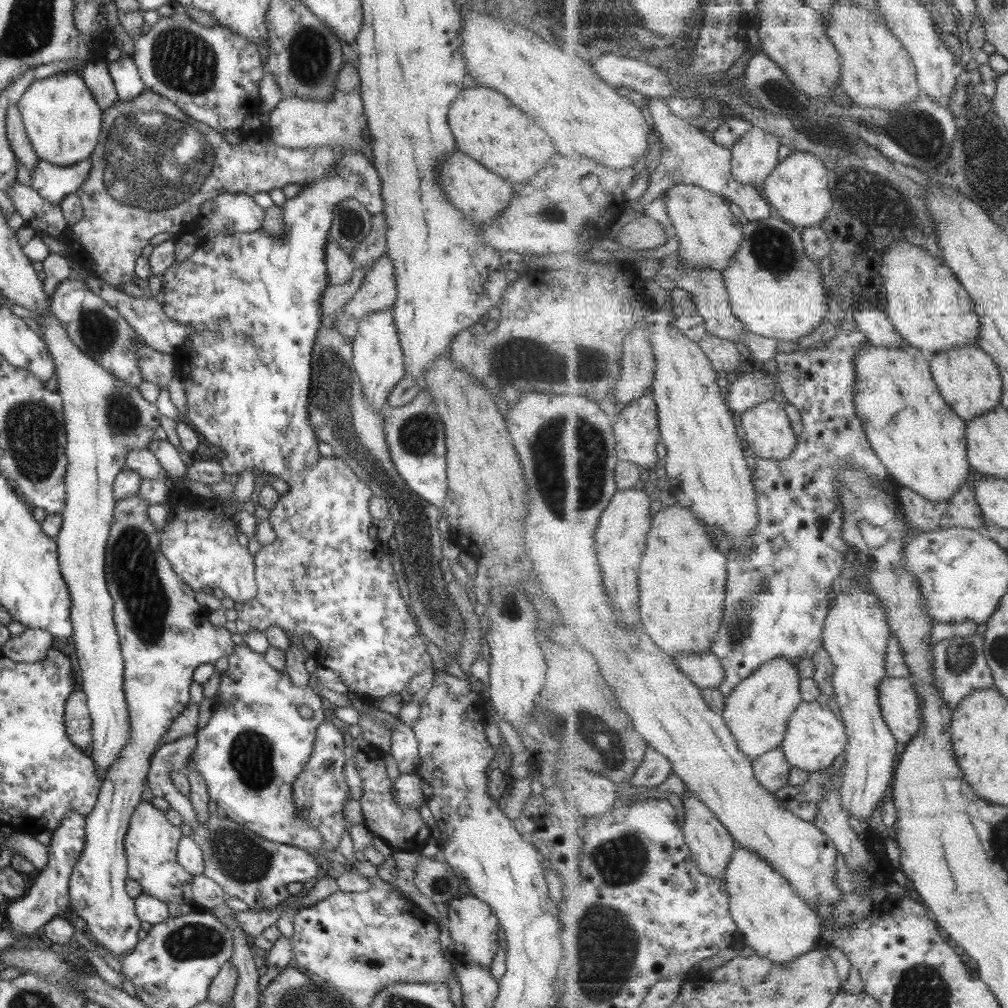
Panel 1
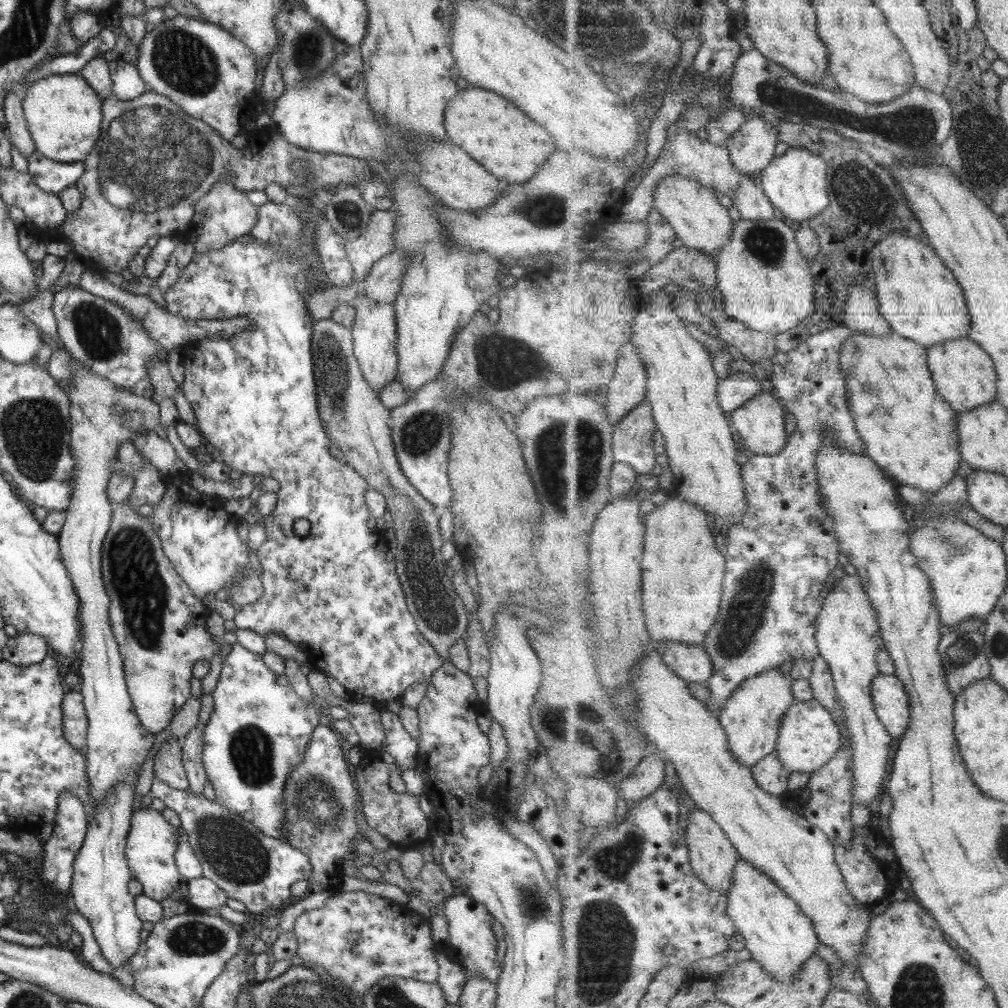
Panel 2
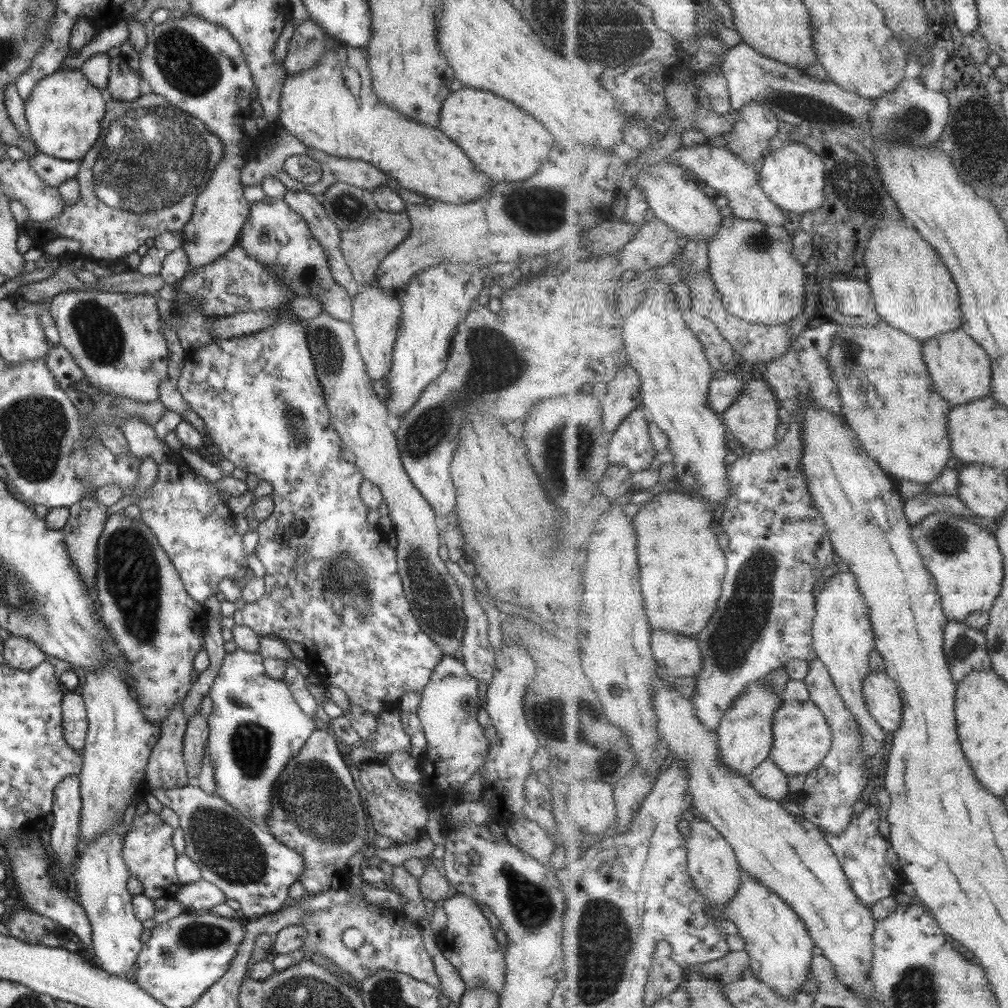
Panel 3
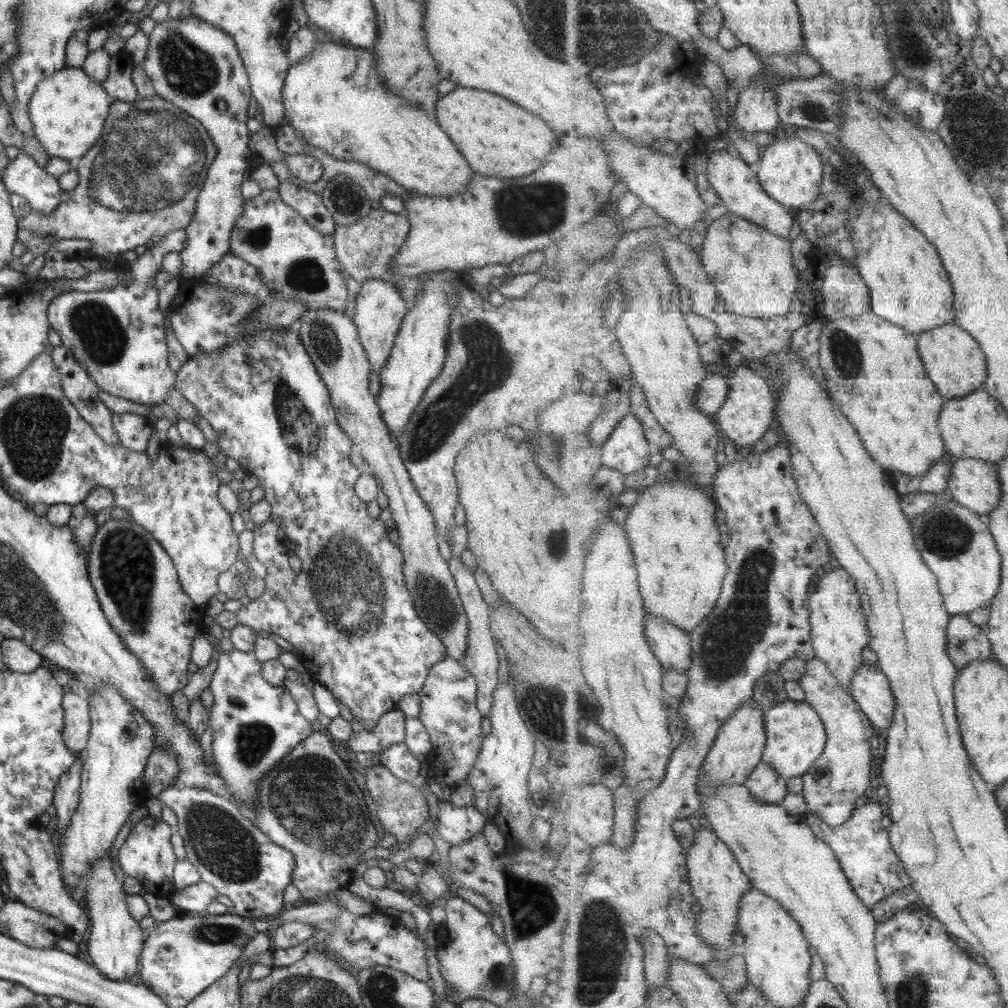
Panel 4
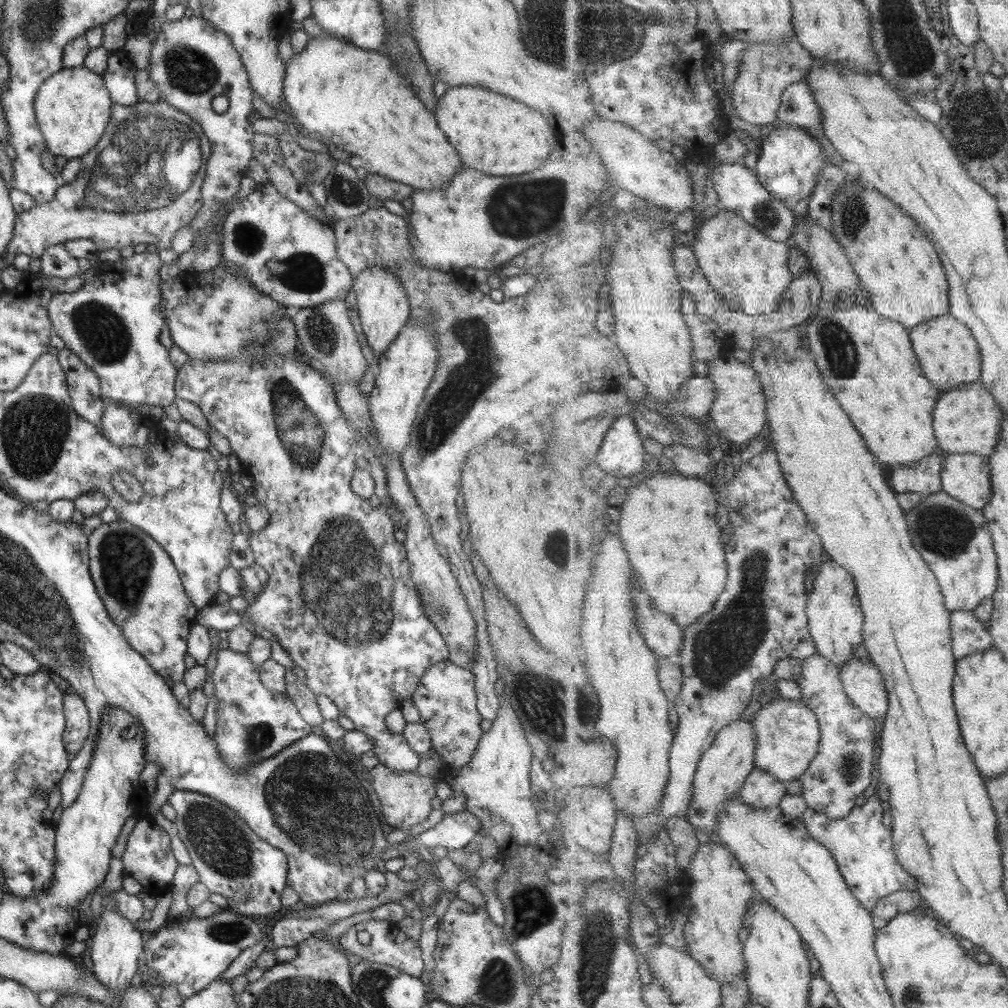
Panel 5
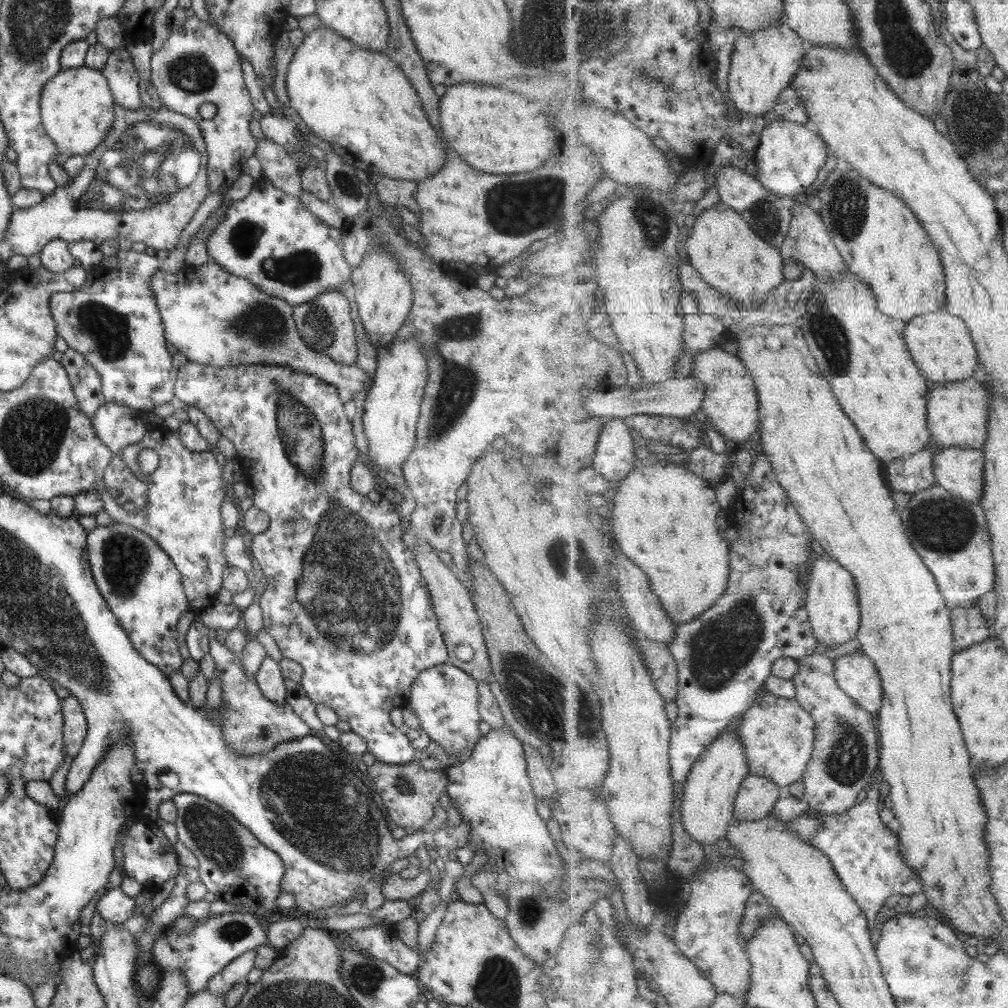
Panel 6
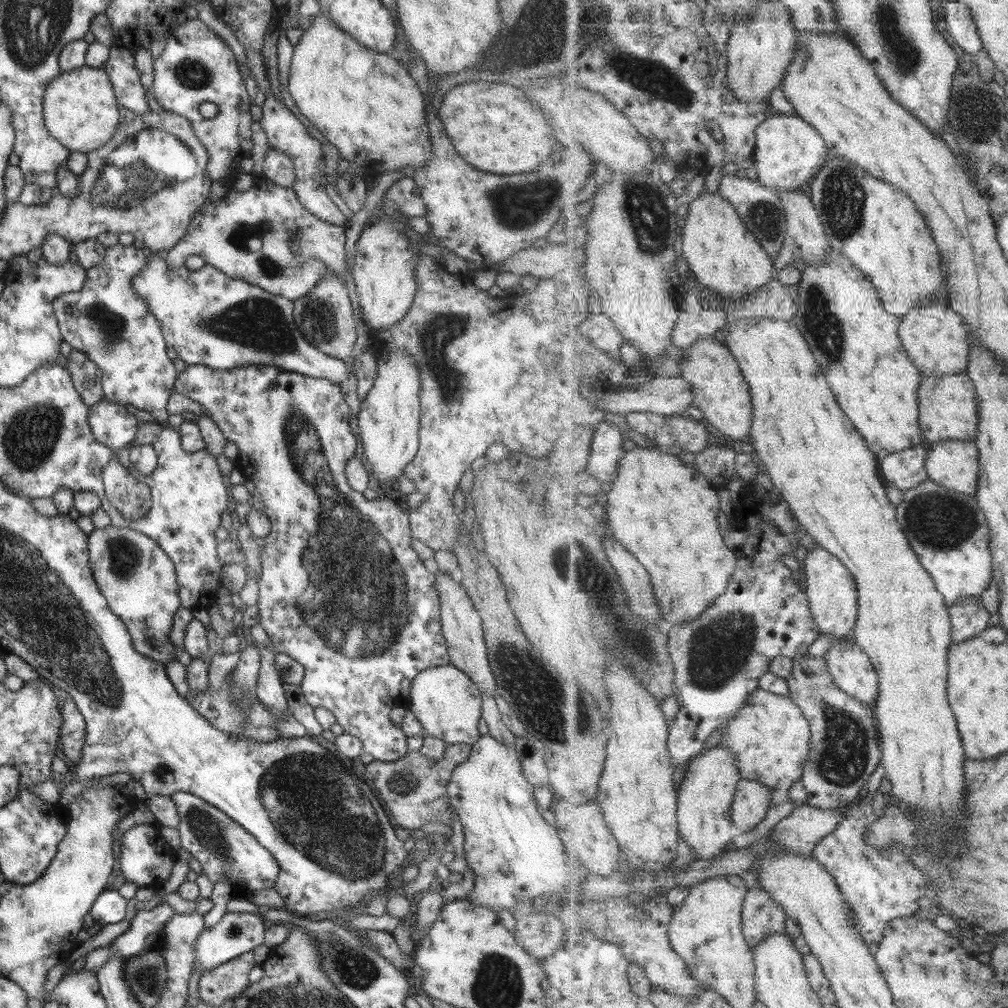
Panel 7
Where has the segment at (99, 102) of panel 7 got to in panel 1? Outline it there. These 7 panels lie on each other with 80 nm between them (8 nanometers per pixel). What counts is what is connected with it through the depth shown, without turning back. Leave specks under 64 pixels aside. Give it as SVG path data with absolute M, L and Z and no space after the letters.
M57 72L36 80L23 92L16 105L38 159L57 166L69 166L88 158L97 146L102 112L80 75Z

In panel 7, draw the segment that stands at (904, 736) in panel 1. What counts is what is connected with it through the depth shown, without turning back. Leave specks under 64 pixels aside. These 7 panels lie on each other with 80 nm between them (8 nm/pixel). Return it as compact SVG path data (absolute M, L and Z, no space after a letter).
M838 640L824 655L829 672L841 690L875 708L880 678L872 659L856 642Z

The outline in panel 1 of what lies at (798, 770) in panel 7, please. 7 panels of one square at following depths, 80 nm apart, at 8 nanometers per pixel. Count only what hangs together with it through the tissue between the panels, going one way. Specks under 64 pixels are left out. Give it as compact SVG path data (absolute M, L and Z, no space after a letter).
M803 701L789 719L789 726L782 749L792 767L810 773L831 768L837 758L845 755L849 742L845 723L829 708L825 701Z

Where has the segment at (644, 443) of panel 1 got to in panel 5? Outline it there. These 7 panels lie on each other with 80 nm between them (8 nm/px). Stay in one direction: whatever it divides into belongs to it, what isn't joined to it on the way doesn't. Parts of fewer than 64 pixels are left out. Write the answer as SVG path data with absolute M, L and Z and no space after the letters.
M621 412L602 442L594 464L618 478L631 477L649 467L637 424L629 413Z

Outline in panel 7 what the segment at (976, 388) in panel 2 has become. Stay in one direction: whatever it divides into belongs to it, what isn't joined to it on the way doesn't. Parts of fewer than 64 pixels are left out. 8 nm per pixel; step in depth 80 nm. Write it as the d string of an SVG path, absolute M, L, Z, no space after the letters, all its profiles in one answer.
M941 290L939 298L934 298L917 312L911 312L902 318L900 339L908 351L909 359L916 364L922 375L925 377L956 375L969 369L969 354L971 354L969 330L964 319L949 308L946 290Z

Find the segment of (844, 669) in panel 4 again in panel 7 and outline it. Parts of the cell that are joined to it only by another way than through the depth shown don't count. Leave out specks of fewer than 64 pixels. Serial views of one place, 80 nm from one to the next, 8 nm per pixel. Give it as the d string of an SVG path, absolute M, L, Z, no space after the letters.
M817 542L802 562L806 573L806 593L809 606L822 634L829 638L843 639L851 634L857 624L859 599L857 582L852 570Z

